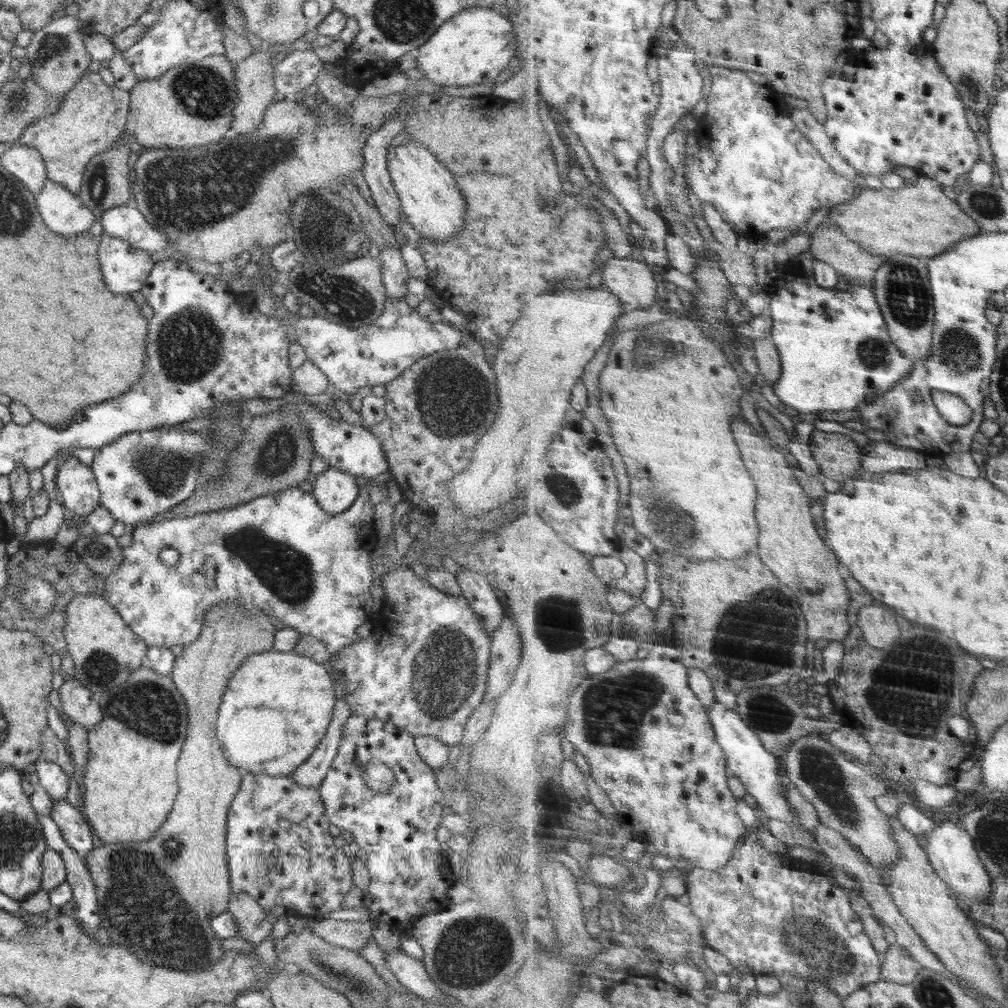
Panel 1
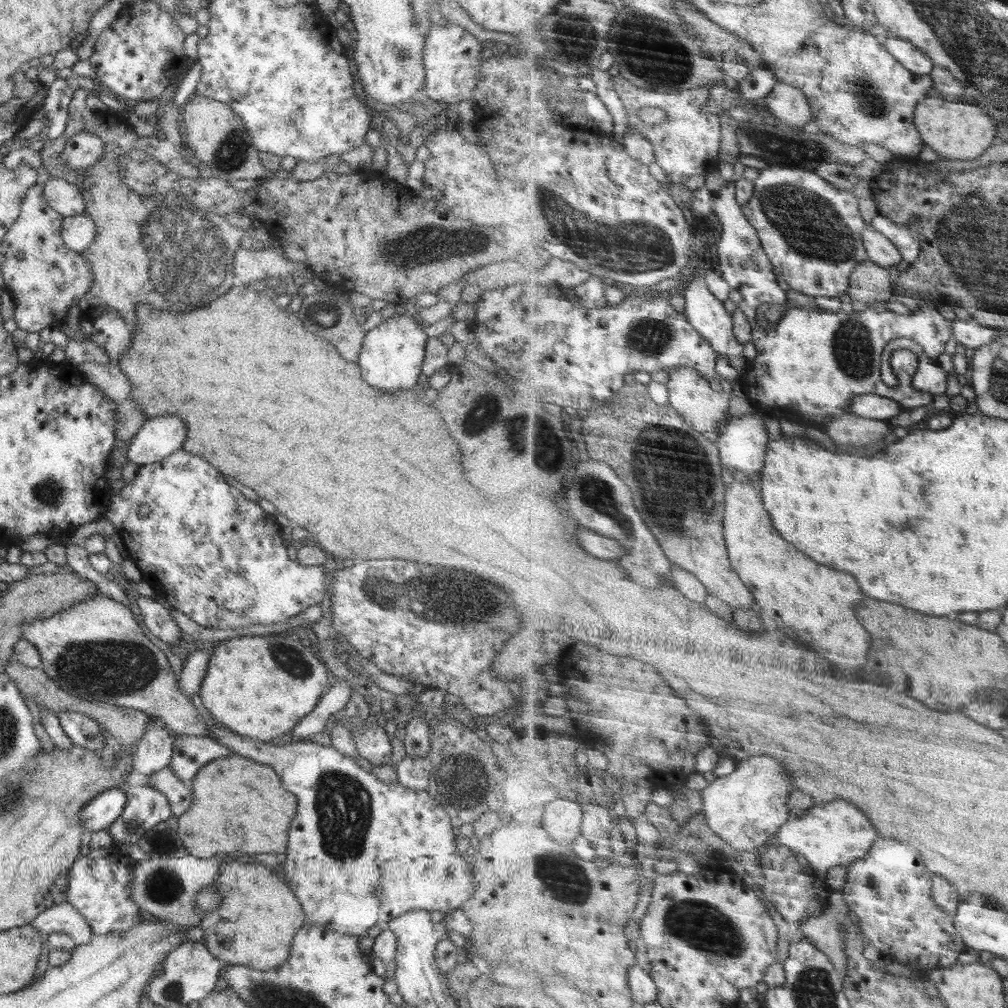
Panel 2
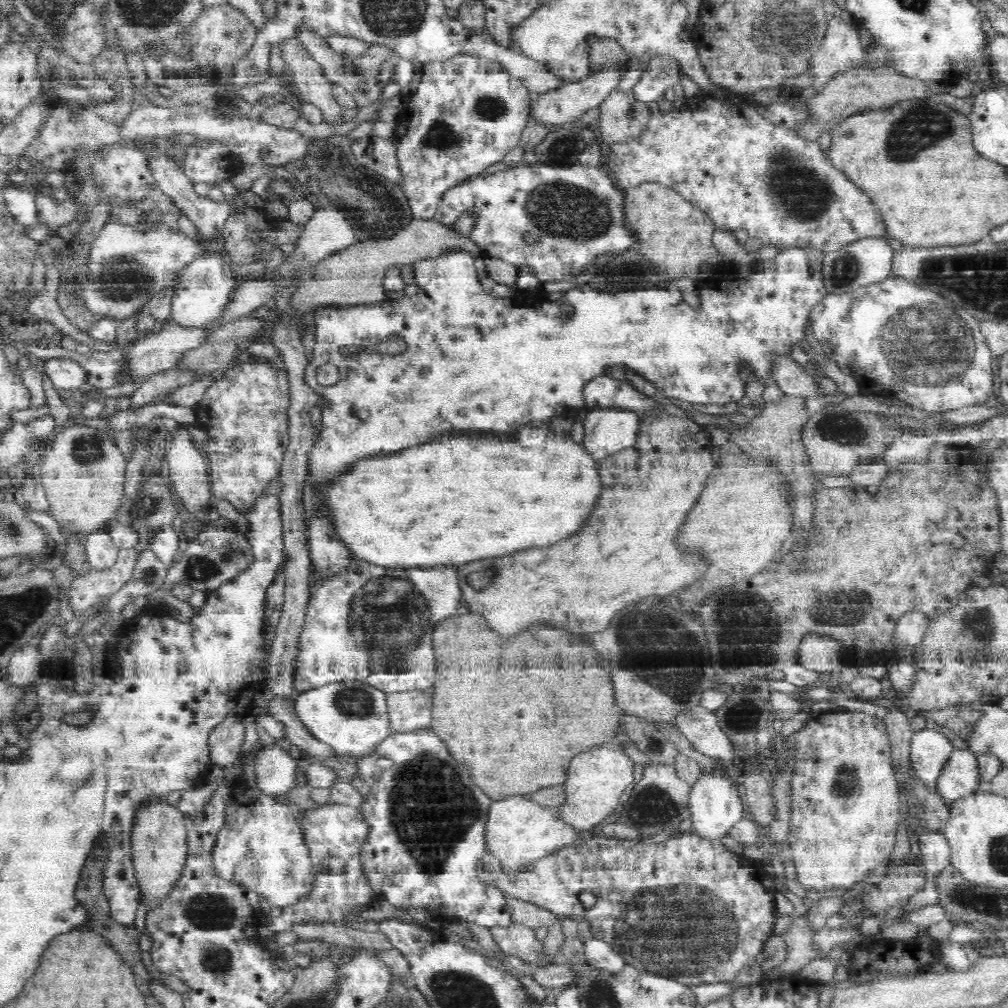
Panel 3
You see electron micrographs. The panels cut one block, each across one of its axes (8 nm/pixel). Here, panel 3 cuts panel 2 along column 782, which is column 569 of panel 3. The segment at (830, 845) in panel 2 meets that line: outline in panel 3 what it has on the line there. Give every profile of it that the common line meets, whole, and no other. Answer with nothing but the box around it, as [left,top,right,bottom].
[484,795,581,873]

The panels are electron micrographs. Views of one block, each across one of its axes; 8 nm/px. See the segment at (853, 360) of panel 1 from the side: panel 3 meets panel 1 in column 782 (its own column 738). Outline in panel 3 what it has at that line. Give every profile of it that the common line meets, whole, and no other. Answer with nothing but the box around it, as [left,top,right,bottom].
[305,246,829,483]

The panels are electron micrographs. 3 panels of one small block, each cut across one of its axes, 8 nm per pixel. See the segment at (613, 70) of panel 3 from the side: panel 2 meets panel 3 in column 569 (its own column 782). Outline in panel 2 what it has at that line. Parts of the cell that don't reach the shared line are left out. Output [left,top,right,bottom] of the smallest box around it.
[767,82,815,126]

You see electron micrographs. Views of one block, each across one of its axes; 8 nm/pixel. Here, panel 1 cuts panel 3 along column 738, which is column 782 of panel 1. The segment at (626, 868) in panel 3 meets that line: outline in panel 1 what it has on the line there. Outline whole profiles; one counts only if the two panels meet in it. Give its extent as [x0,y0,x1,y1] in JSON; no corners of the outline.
[688,829,883,999]

